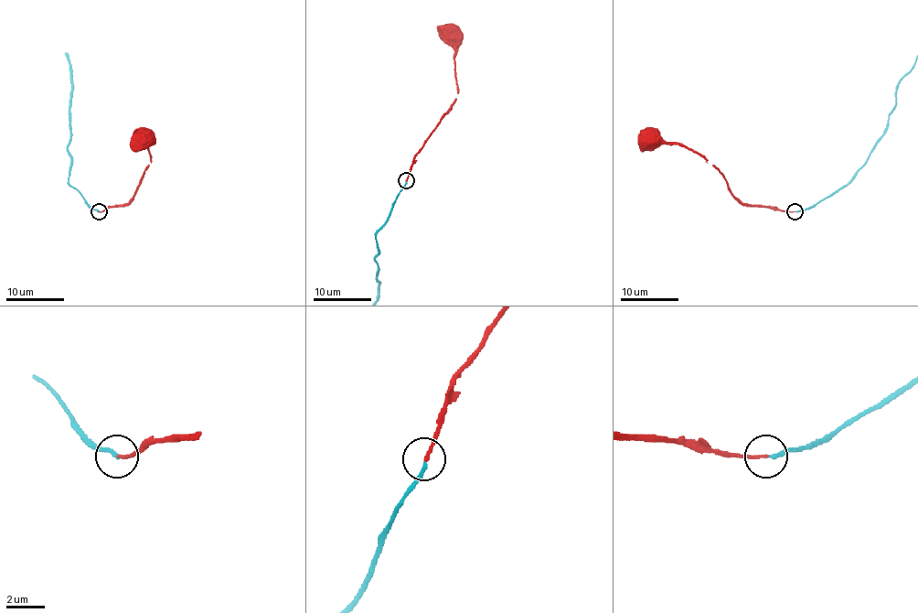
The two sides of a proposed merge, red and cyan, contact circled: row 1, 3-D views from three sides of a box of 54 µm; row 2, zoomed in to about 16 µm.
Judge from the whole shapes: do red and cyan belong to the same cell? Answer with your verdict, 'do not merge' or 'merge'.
do not merge

